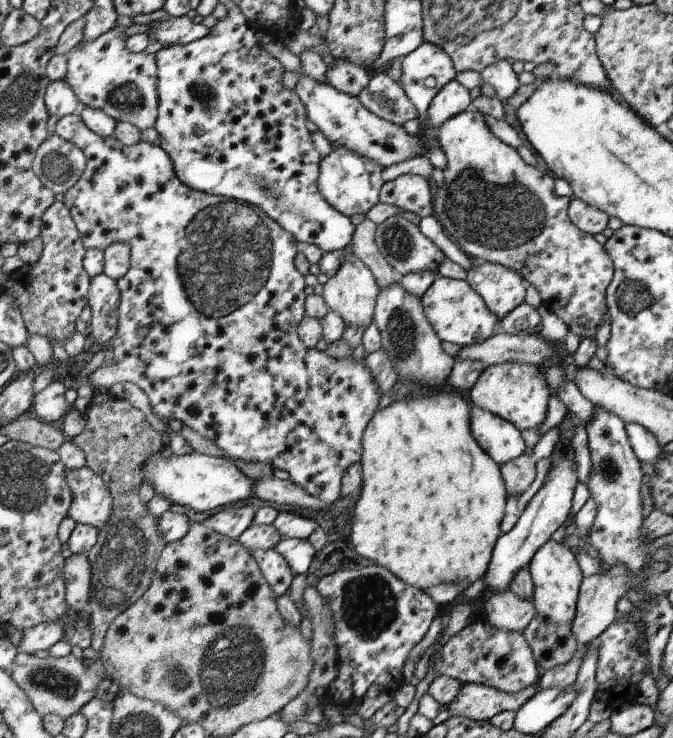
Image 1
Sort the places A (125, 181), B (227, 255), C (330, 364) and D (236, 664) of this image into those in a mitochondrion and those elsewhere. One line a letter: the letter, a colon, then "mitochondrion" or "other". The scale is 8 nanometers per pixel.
A: other
B: mitochondrion
C: other
D: mitochondrion

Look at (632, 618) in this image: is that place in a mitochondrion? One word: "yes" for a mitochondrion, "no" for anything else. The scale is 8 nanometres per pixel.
no

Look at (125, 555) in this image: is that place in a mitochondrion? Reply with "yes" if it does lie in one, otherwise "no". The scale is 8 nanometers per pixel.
yes

